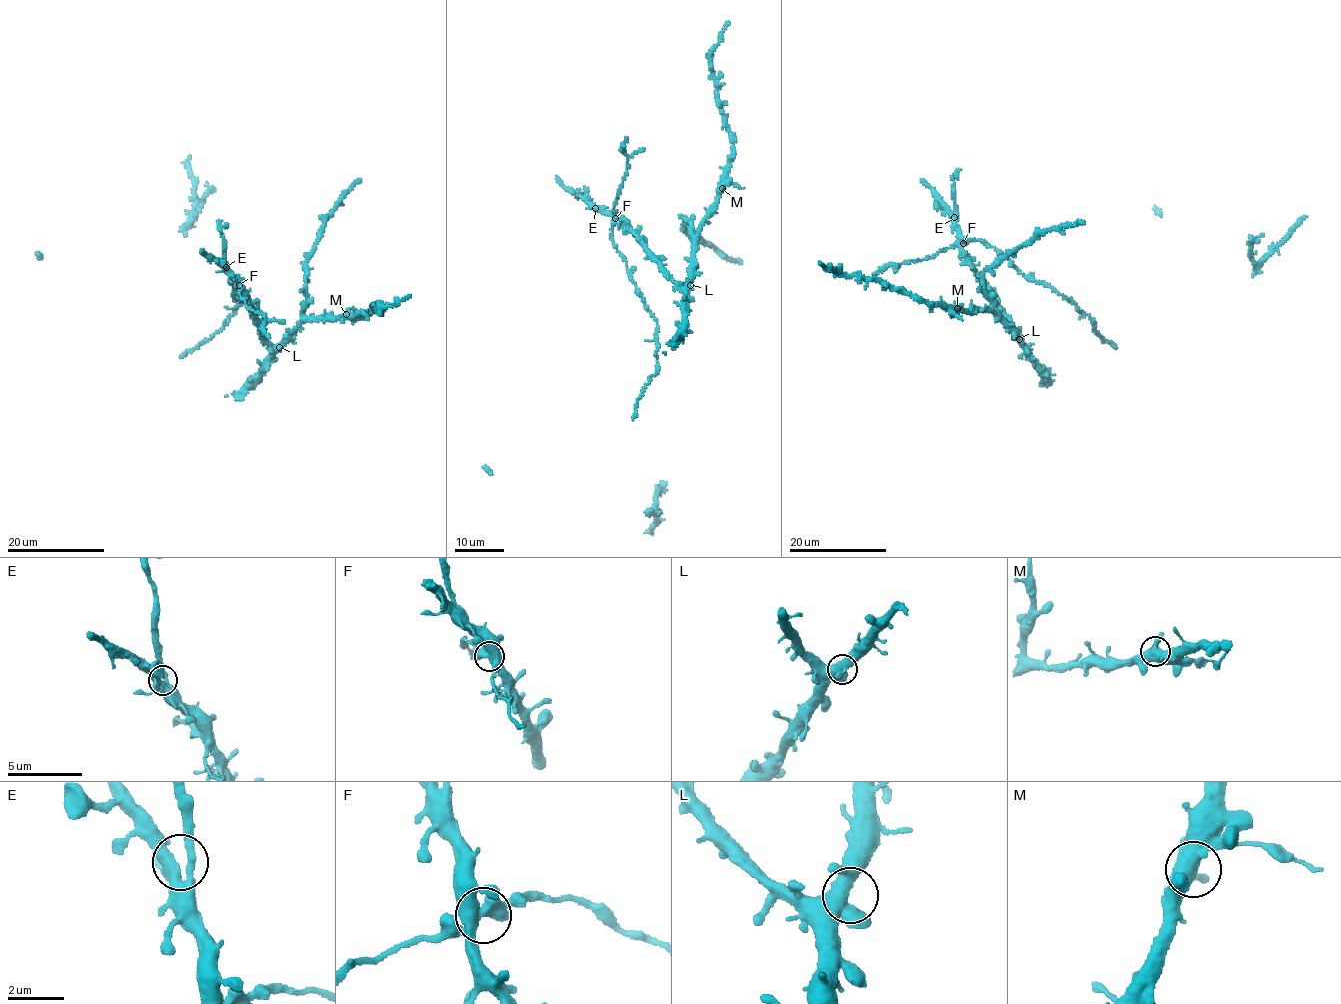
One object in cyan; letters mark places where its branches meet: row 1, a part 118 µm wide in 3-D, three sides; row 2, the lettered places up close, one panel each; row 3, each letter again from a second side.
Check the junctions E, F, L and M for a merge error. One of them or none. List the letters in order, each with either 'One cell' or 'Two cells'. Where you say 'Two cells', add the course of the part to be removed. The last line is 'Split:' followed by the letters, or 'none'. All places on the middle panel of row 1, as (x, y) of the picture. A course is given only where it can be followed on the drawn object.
E: One cell
F: Two cells. Course of the part to remove: (615, 219), (612, 236), (616, 250), (625, 261), (630, 279), (657, 329), (659, 368), (638, 399), (632, 419)
L: One cell
M: One cell
Split: F

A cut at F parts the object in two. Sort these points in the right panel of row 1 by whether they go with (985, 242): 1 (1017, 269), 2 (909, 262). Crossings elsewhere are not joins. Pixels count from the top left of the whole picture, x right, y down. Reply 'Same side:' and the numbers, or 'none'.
Same side: 1, 2

